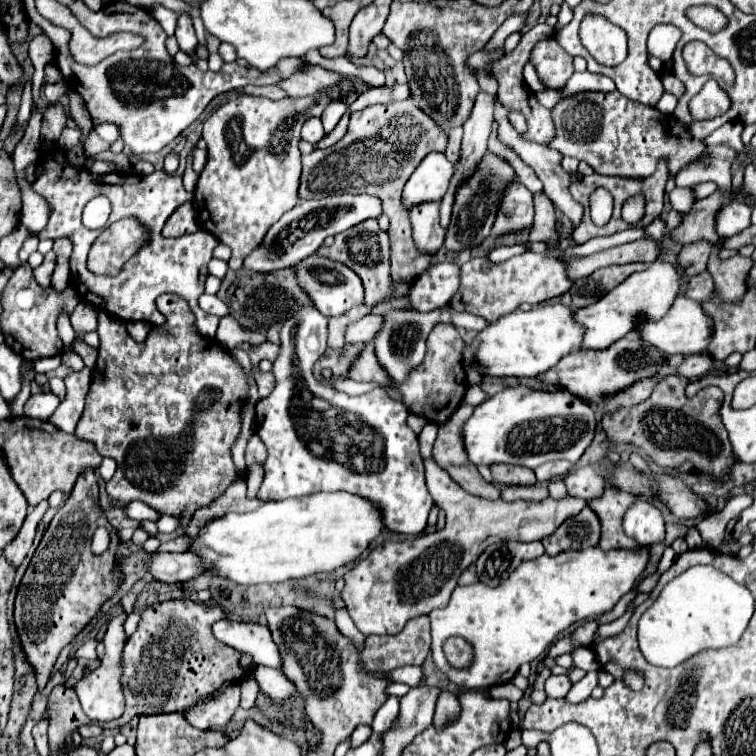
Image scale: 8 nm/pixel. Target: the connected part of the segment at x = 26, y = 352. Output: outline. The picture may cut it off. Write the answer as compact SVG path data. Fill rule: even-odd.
M21 264L9 278L3 290L3 314L1 314L1 328L5 334L5 342L11 350L15 350L23 360L37 360L45 356L57 356L63 352L63 342L57 332L57 316L61 310L73 312L77 306L75 290L55 292L53 288L43 288L35 282L29 264Z

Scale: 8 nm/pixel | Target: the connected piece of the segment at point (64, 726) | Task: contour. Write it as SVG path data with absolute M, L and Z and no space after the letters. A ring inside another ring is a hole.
M55 686L47 700L49 722L49 750L59 752L65 744L65 736L77 730L81 724L89 724L89 718L81 710L77 694L67 686Z

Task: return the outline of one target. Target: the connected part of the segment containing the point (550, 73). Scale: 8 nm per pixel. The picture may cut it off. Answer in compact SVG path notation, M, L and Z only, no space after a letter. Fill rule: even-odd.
M555 38L541 40L533 52L529 62L535 66L537 76L543 86L565 86L571 78L573 70L573 56L569 56Z

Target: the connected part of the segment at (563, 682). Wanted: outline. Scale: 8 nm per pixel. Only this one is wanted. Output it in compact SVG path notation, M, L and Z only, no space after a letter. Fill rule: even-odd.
M549 676L545 682L545 692L549 698L563 698L571 688L567 676Z

